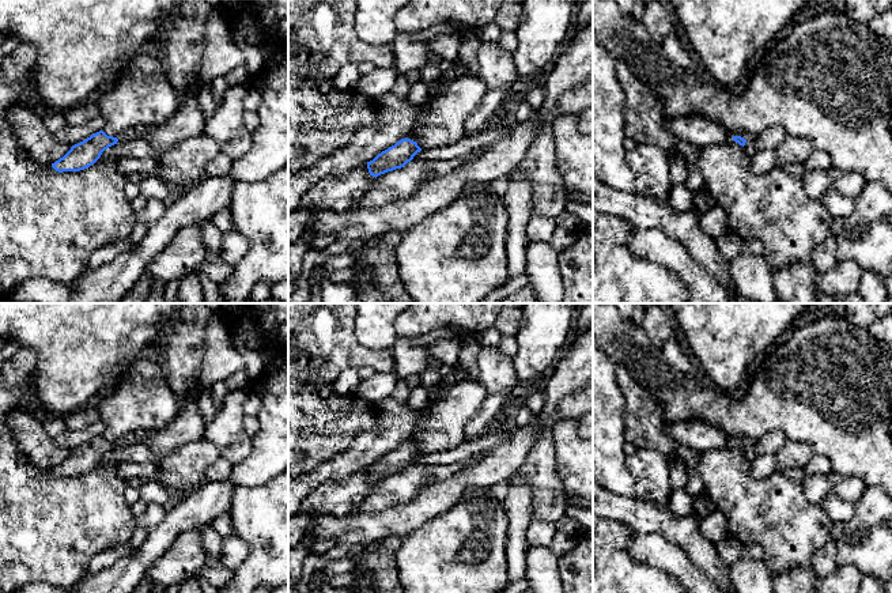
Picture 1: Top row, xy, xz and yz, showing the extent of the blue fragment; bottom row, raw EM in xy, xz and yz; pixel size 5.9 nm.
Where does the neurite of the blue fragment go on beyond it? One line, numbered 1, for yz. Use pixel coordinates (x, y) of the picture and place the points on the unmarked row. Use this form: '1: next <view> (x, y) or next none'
1: next yz (747, 441)

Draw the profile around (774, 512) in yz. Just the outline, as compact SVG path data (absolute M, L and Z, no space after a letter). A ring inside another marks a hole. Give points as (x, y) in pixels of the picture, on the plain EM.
M726 446L699 453L698 473L704 492L722 511L729 535L745 547L759 544L764 549L764 562L772 574L794 567L809 569L814 554L831 540L832 521L823 505L812 503L802 483L776 472L763 479L751 476L751 461L742 450Z

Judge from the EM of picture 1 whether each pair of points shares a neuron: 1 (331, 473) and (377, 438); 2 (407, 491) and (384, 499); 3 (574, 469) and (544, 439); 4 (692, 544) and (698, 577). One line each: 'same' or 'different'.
1: same
2: same
3: different
4: different

